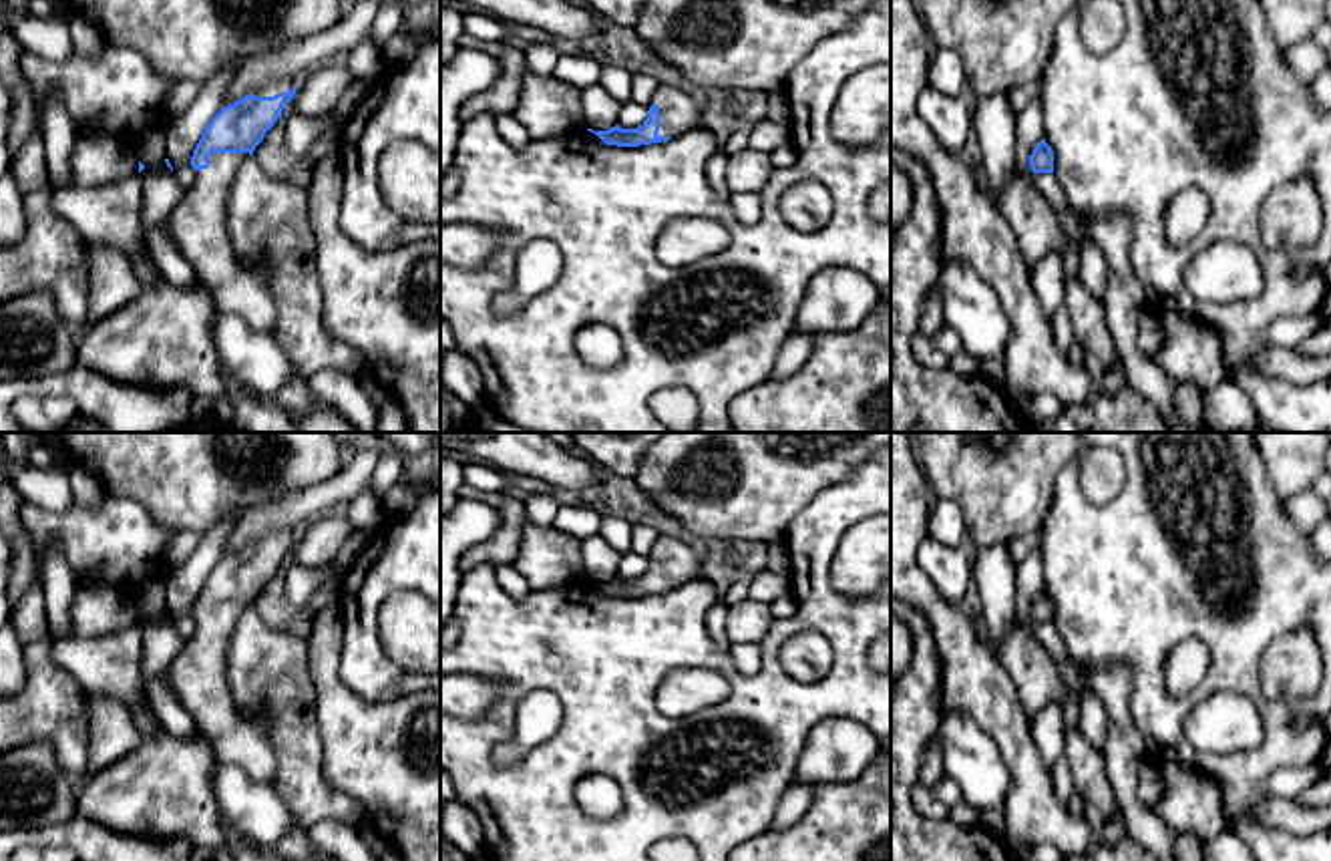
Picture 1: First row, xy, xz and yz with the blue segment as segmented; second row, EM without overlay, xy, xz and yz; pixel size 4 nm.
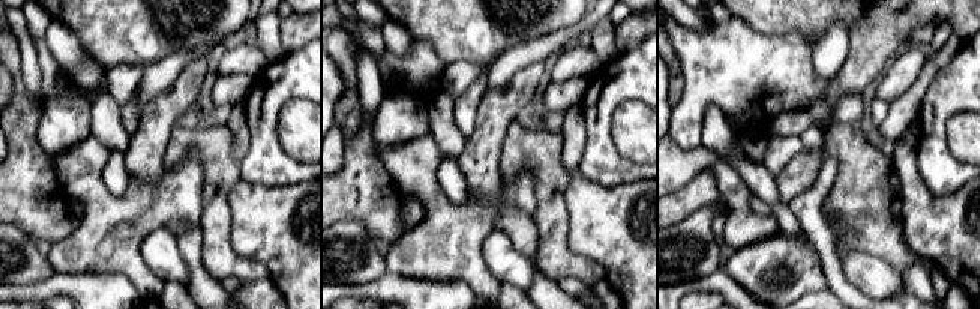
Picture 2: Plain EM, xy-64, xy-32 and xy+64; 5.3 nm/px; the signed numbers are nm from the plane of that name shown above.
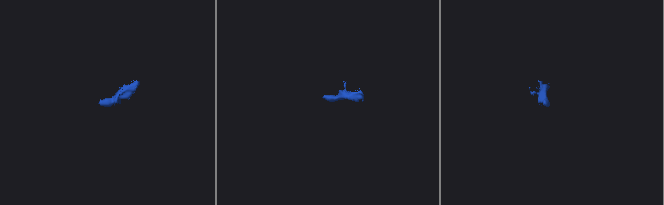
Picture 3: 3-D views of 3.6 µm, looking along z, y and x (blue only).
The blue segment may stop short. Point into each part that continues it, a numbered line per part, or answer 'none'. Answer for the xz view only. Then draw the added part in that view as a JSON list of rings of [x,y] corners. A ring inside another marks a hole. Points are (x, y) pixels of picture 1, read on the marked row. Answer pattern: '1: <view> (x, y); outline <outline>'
1: xz (678, 113); outline [[[659,84],[655,95],[659,109],[659,137],[680,137],[702,123],[704,109],[684,91]]]

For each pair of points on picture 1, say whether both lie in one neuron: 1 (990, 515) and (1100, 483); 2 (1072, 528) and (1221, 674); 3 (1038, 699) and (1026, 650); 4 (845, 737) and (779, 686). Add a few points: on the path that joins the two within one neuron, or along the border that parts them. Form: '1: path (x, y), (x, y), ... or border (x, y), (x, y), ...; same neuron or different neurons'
1: path (1018, 487), (1050, 455), (1076, 457); same neuron
2: path (1116, 572), (1120, 576), (1153, 576), (1207, 630); same neuron
3: path (1038, 686), (1028, 662); same neuron
4: border (869, 729), (847, 719), (823, 719), (797, 761); different neurons

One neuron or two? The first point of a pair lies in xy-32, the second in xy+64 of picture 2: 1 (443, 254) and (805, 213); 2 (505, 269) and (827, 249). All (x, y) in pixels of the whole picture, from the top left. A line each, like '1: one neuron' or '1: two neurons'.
1: two neurons
2: two neurons

